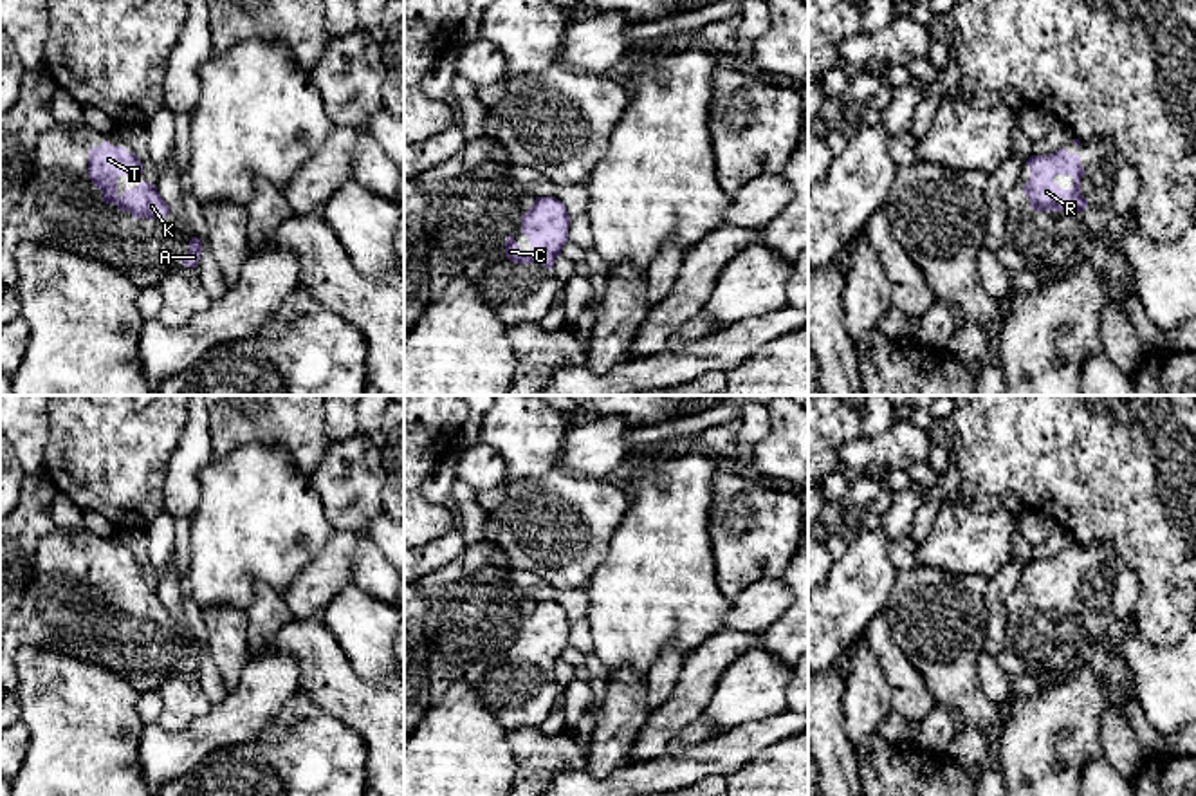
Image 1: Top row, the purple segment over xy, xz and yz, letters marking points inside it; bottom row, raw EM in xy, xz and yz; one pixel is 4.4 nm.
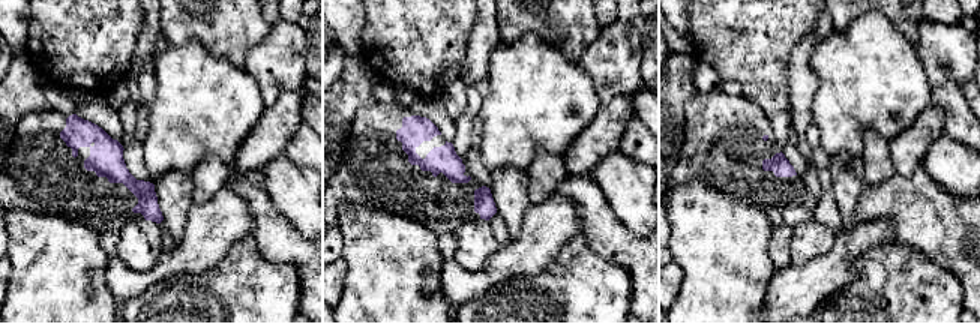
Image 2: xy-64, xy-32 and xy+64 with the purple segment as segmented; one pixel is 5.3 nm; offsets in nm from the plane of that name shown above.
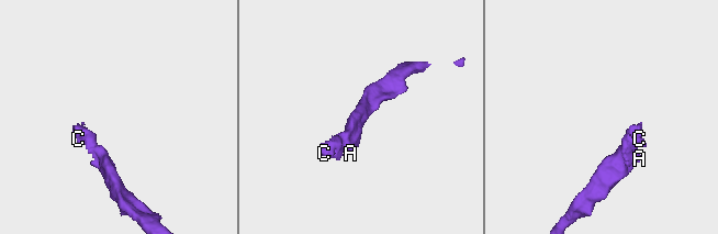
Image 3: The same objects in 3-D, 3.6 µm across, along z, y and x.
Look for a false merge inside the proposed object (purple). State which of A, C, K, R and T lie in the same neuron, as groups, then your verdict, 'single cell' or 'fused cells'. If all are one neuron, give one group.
groups A C K R T; single cell

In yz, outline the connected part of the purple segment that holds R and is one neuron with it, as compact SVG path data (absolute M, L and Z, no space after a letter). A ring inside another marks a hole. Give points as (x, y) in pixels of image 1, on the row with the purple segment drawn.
M1064 148L1050 155L1032 155L1026 161L1030 180L1023 193L1030 199L1034 211L1084 211L1088 200L1081 195L1081 177L1086 170L1081 166L1081 155ZM1055 175L1072 175L1073 188L1061 190L1053 180Z

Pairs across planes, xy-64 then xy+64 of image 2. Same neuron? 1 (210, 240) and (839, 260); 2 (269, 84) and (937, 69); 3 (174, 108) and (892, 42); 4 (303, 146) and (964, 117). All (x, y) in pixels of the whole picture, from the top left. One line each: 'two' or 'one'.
1: one
2: one
3: one
4: one

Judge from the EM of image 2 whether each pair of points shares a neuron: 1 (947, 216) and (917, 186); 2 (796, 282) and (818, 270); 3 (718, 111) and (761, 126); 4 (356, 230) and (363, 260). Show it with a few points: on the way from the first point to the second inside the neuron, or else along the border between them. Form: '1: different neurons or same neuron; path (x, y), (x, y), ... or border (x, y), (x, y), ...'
1: same neuron; path (940, 209), (925, 194)
2: same neuron; path (802, 282), (812, 276)
3: same neuron; path (728, 122), (751, 123)
4: same neuron; path (363, 237), (363, 252)

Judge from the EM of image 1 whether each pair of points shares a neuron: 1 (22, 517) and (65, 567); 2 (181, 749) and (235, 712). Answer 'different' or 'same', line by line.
1: different
2: same

